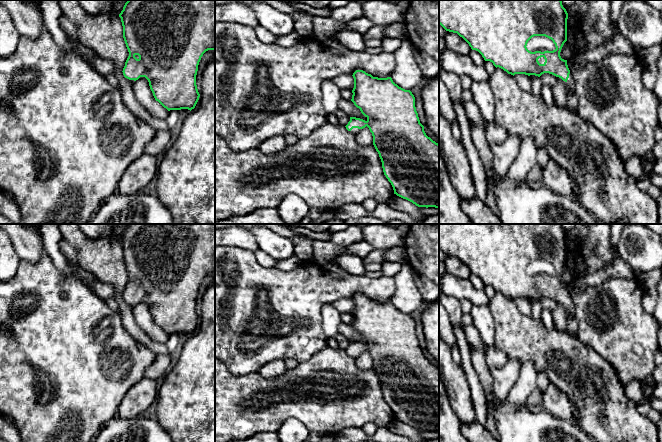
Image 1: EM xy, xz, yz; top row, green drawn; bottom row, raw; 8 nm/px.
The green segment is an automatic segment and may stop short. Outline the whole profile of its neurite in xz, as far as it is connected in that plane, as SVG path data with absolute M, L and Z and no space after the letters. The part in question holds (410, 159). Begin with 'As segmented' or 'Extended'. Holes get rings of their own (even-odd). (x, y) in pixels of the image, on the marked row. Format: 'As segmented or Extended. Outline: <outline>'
Extended. Outline: M356 70L352 76L351 101L367 120L350 117L346 129L356 135L366 126L369 128L394 194L418 207L439 208L439 144L426 135L416 111L414 95L395 84L391 77L373 77L363 70Z

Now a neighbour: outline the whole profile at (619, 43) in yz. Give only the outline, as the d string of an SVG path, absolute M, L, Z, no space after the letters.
M620 32L615 35L609 42L605 42L598 48L590 50L582 55L574 54L573 68L578 70L589 63L601 60L604 56L613 53L634 53L636 50L631 42Z

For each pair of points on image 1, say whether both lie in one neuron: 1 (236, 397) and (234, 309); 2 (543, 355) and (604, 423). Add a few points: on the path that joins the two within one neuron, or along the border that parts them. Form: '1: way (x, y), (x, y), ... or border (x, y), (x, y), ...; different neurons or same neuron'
1: border (225, 364), (227, 369), (236, 376), (258, 373); different neurons
2: way (560, 371), (595, 406); same neuron

